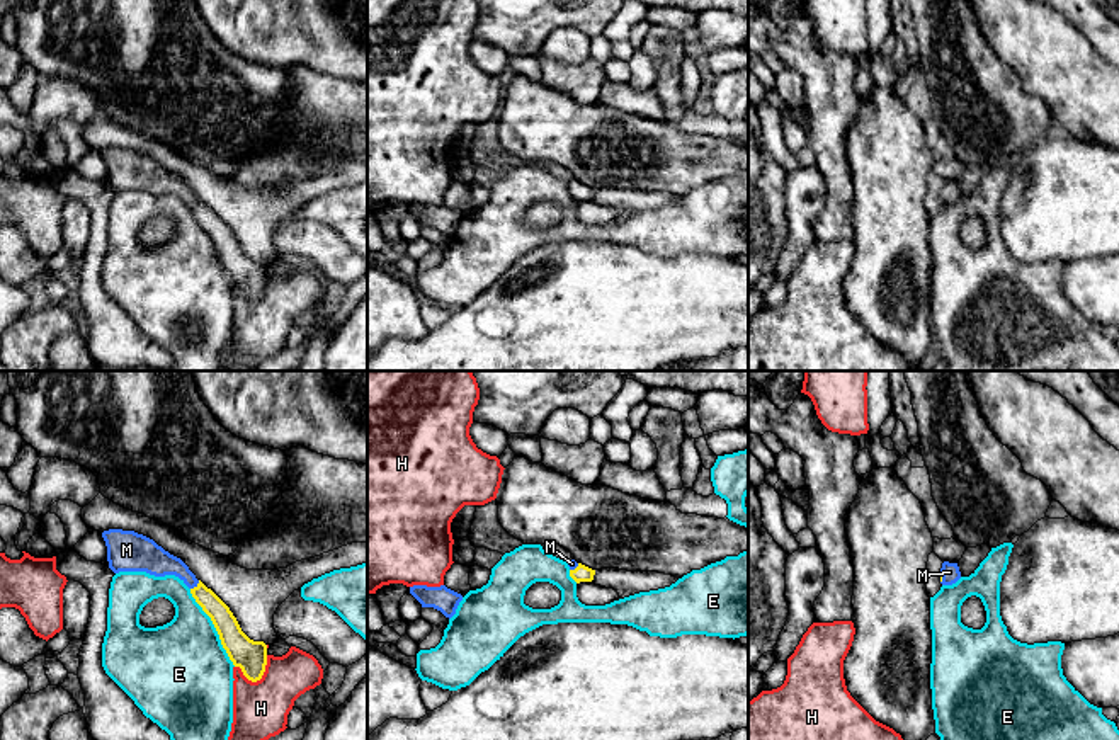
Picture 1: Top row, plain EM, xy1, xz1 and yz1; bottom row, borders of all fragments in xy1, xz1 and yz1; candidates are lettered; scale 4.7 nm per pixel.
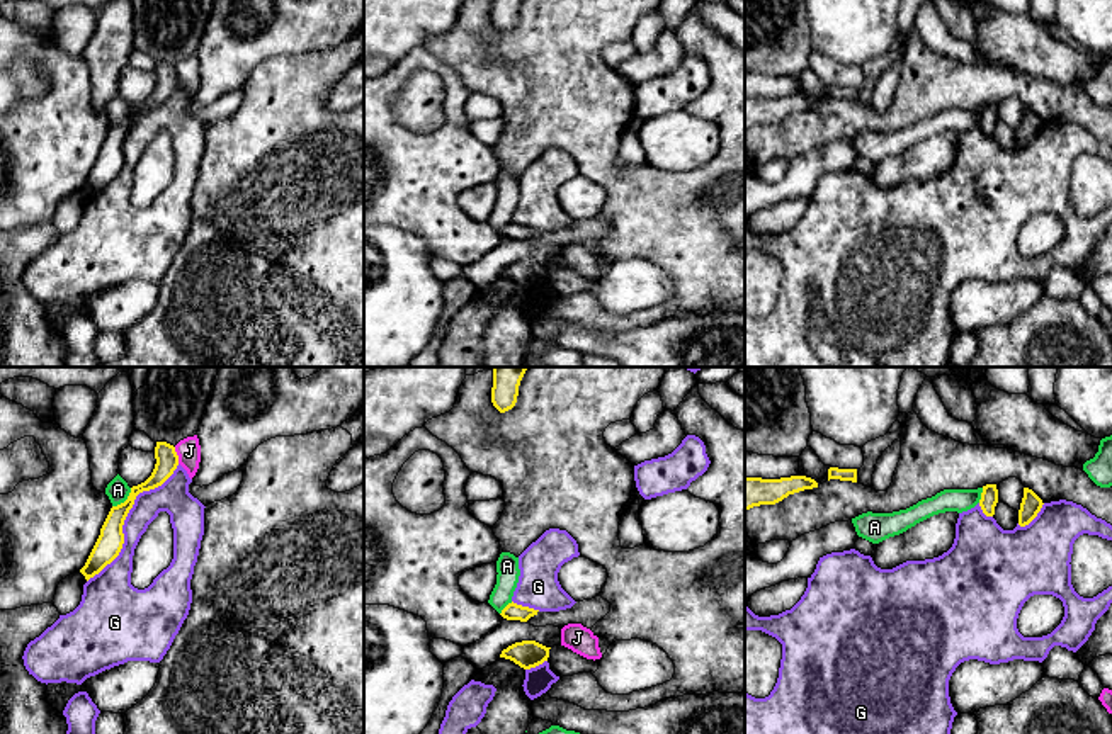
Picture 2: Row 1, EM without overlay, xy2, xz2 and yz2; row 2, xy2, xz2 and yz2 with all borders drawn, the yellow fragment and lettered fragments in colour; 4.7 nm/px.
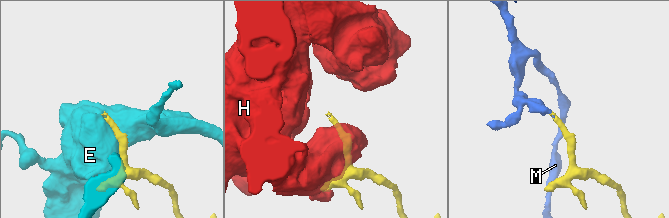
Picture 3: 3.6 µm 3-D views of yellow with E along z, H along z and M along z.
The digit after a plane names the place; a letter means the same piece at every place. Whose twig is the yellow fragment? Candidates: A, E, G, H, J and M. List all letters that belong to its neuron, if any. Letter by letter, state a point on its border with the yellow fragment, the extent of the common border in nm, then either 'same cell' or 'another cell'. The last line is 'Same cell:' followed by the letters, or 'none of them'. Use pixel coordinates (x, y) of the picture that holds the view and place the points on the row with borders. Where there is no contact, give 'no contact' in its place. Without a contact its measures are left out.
A: xy2 (126, 500) | 130 nm | another cell
E: xy1 (215, 626) | 420 nm | another cell
G: xy2 (124, 519) | 700 nm | another cell
H: xy1 (257, 679) | 170 nm | another cell
J: xy2 (177, 456) | 80 nm | another cell
M: xy1 (194, 587) | 60 nm | same cell
Same cell: M

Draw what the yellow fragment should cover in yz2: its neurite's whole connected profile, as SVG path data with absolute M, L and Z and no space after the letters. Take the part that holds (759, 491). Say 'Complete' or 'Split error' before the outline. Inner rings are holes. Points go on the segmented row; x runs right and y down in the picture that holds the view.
Complete. M806 476L780 479L745 477L745 511L760 505L775 505L789 494L818 488L818 483Z

